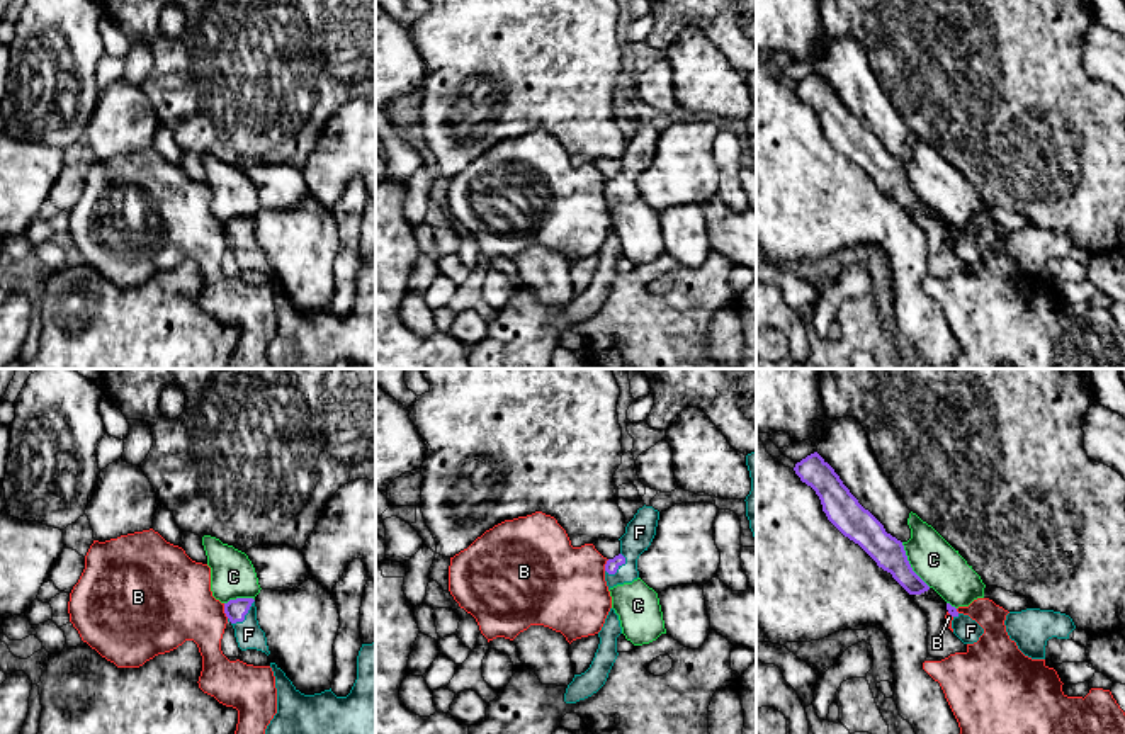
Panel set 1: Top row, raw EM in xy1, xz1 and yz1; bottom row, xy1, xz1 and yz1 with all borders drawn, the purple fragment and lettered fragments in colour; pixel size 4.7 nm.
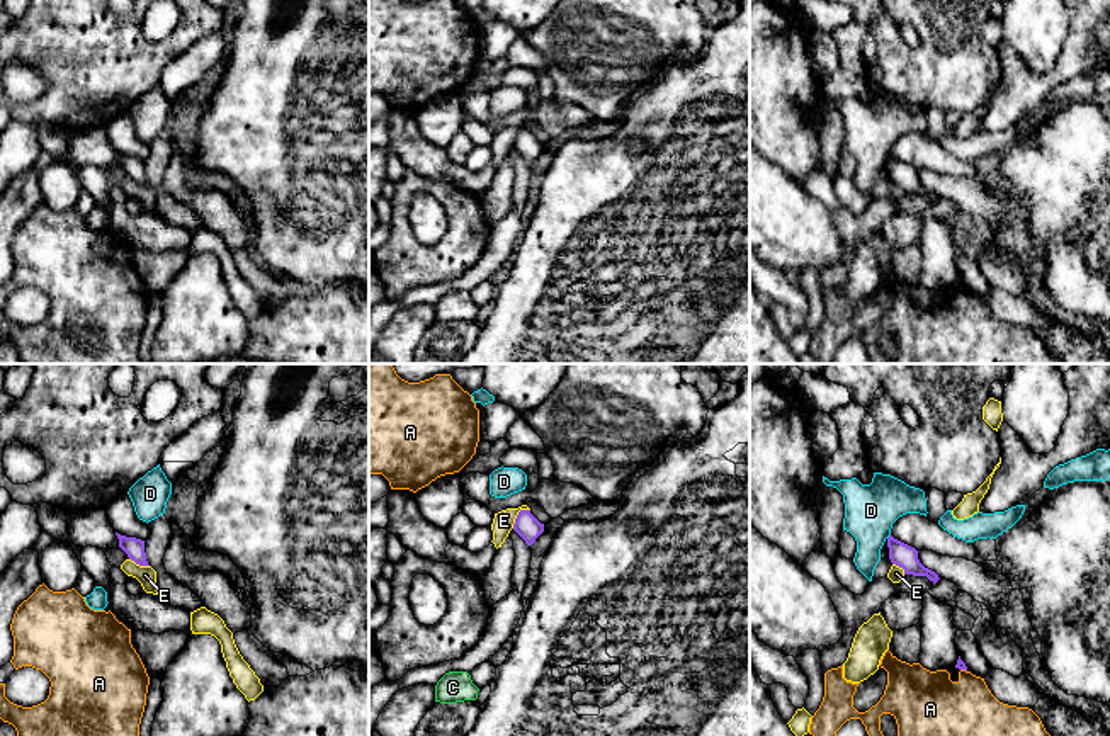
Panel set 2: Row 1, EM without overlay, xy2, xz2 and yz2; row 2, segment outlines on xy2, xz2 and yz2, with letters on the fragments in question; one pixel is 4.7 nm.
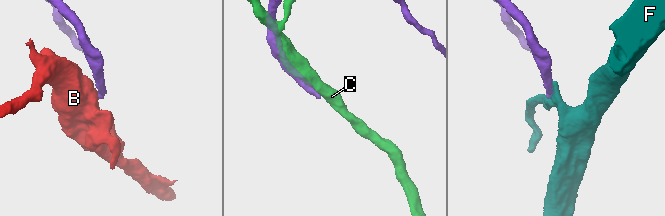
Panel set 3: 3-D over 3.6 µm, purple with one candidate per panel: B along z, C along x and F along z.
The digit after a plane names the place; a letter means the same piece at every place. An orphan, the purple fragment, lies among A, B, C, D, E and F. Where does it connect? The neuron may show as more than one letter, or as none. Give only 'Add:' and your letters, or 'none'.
Add: F

